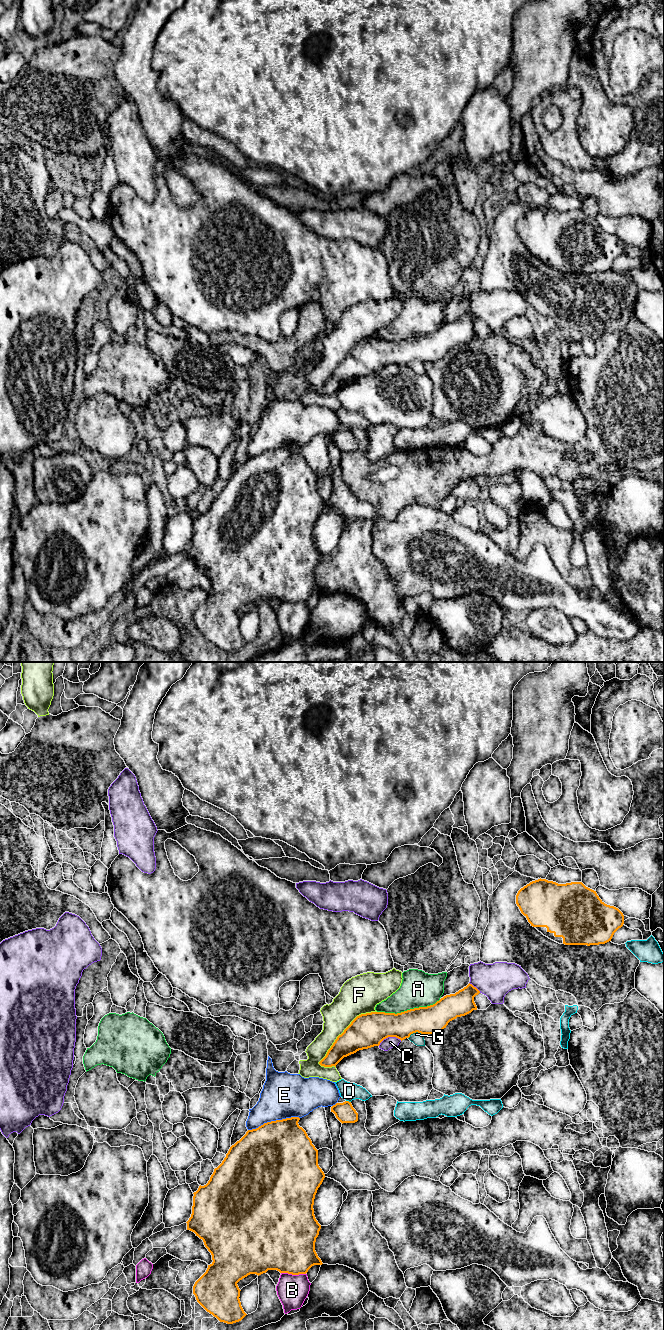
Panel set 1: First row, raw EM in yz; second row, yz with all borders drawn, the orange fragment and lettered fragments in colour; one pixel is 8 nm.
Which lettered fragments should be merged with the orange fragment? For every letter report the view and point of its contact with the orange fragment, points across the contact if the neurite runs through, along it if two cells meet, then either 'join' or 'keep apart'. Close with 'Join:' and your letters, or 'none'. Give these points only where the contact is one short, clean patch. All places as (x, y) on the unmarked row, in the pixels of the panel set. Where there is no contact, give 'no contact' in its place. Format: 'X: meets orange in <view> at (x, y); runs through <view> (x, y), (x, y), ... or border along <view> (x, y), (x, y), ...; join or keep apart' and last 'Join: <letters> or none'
A: meets orange in yz at (408, 338); keep apart
B: meets orange in yz at (293, 602); border along yz (281, 600), (305, 602); keep apart
C: meets orange in yz at (389, 364); keep apart
D: meets orange in yz at (348, 429); border along yz (346, 428), (350, 430); keep apart
E: meets orange in yz at (273, 449); keep apart
F: meets orange in yz at (344, 358); keep apart
G: meets orange in yz at (415, 360); keep apart
Join: none

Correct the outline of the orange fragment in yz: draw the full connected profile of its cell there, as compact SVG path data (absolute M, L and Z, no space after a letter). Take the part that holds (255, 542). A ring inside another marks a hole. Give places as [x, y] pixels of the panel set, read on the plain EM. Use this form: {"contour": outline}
{"contour": "M291 445L264 451L232 473L222 491L214 497L208 511L194 520L192 542L187 551L190 558L203 568L213 590L195 610L193 622L197 630L220 650L233 652L247 642L240 630L237 611L250 602L261 603L268 598L292 603L306 602L314 593L322 593L315 579L321 553L314 543L314 527L325 502L318 493L318 478L306 459L299 454L300 446Z"}

